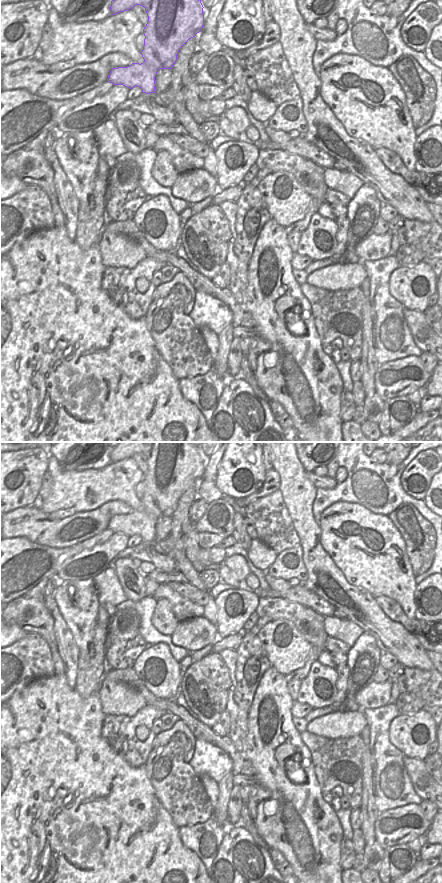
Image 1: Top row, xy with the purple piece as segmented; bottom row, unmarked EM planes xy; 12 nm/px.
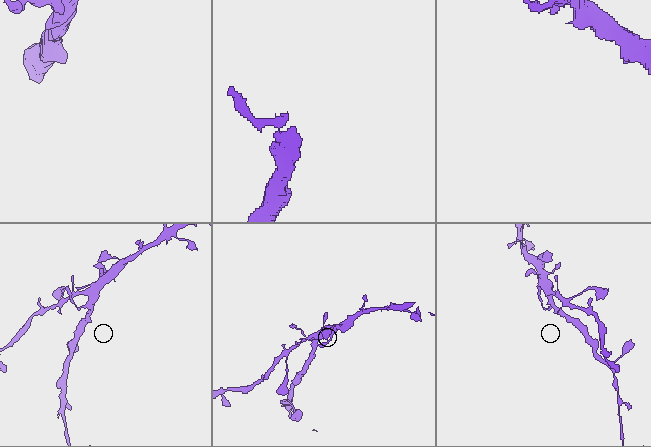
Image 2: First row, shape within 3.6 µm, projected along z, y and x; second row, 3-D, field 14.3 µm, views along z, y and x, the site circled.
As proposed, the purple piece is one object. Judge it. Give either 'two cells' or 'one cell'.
two cells

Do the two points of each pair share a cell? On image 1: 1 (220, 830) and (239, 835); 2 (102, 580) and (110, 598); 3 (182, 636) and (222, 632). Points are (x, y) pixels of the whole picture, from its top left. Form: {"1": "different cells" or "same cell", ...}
{"1": "different cells", "2": "same cell", "3": "different cells"}

